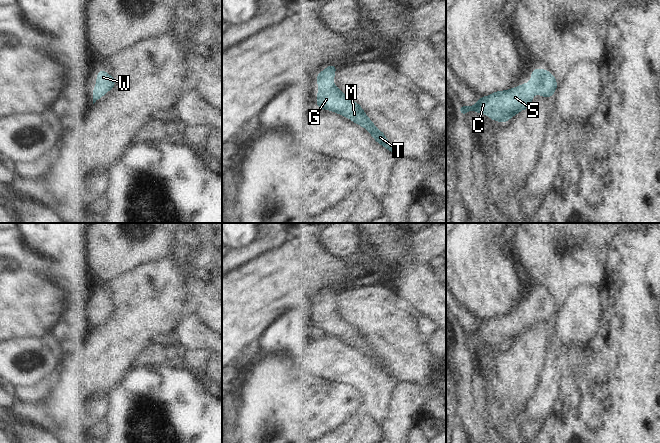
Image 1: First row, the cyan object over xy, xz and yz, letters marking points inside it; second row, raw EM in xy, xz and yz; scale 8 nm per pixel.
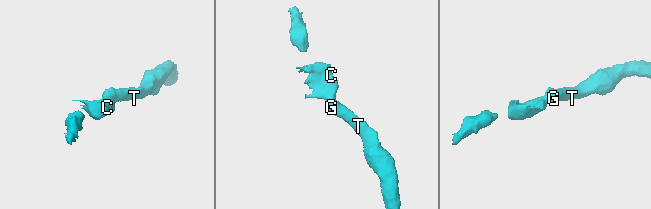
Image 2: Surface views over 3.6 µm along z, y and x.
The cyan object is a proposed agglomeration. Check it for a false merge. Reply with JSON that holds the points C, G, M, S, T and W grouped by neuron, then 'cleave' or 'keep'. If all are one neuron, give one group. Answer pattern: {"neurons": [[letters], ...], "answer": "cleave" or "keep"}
{"neurons": [["C", "G", "M", "S", "T", "W"]], "answer": "keep"}

